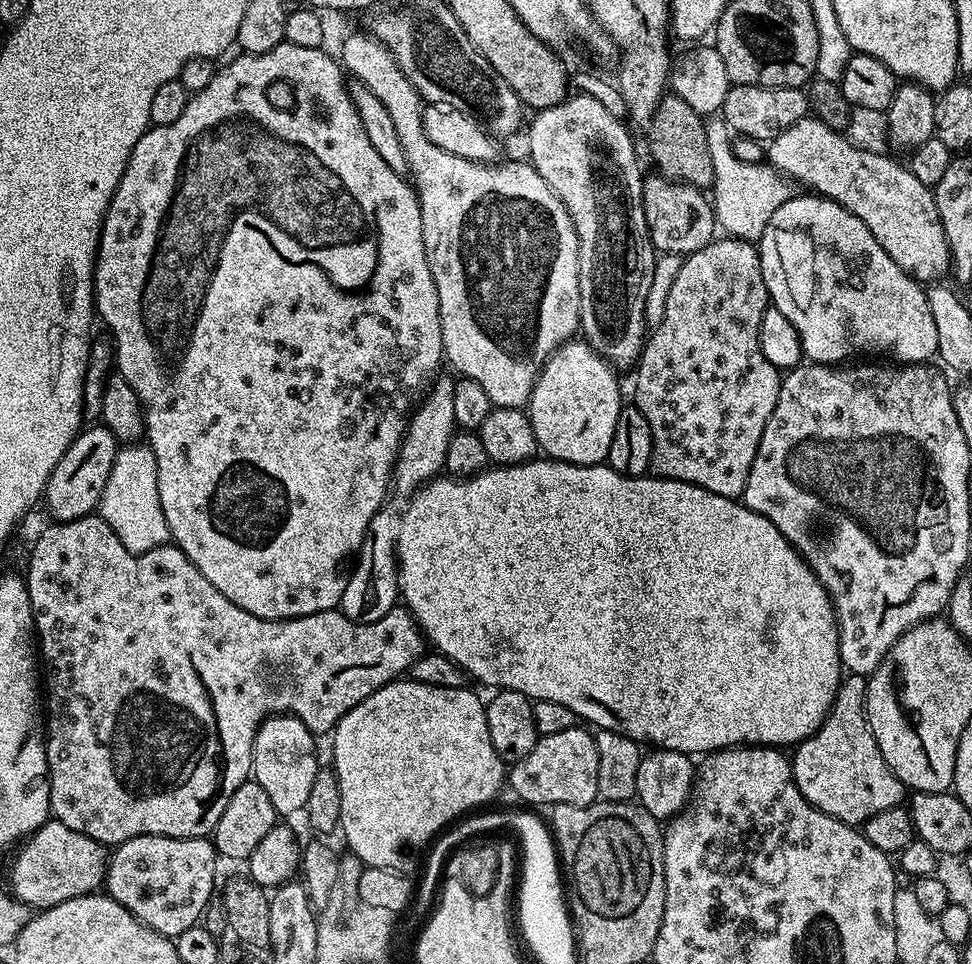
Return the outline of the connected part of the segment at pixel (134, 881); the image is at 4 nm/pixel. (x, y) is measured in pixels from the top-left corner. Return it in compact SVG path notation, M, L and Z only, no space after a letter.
M135 836L115 845L108 861L108 871L104 873L103 887L107 895L126 906L126 910L145 926L158 934L175 938L197 927L208 901L213 899L216 860L216 845L208 836Z

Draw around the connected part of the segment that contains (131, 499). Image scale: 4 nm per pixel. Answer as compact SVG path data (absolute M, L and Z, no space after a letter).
M130 442L117 447L116 461L114 466L110 466L110 476L106 478L106 488L102 490L98 515L106 522L106 526L110 526L110 530L114 530L114 534L118 534L122 546L131 552L149 552L169 543L166 514L162 514L162 502L158 498L158 462L147 443Z

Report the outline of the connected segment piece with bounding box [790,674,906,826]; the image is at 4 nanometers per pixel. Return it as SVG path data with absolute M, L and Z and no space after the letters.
M845 675L820 729L795 745L796 753L790 756L794 782L801 794L818 810L853 826L863 826L882 810L901 807L906 795L904 783L886 766L886 758L874 742L864 709L867 689L865 677Z

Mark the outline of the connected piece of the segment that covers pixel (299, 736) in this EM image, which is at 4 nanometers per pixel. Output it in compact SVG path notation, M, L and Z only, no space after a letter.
M273 714L260 723L252 743L251 779L266 790L266 798L270 798L270 806L274 806L277 817L288 818L284 816L304 812L306 798L310 798L314 778L322 767L321 761L316 761L316 740L297 716Z

